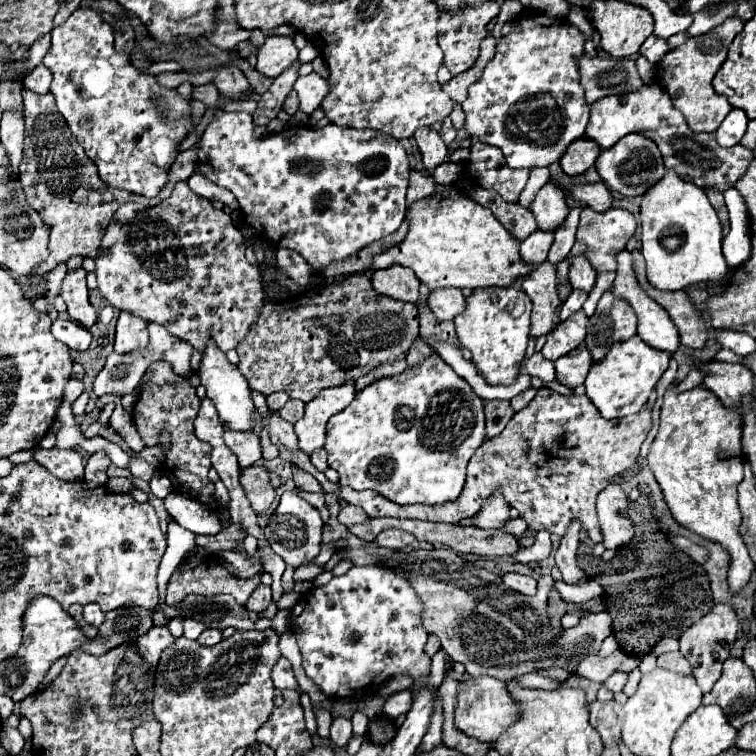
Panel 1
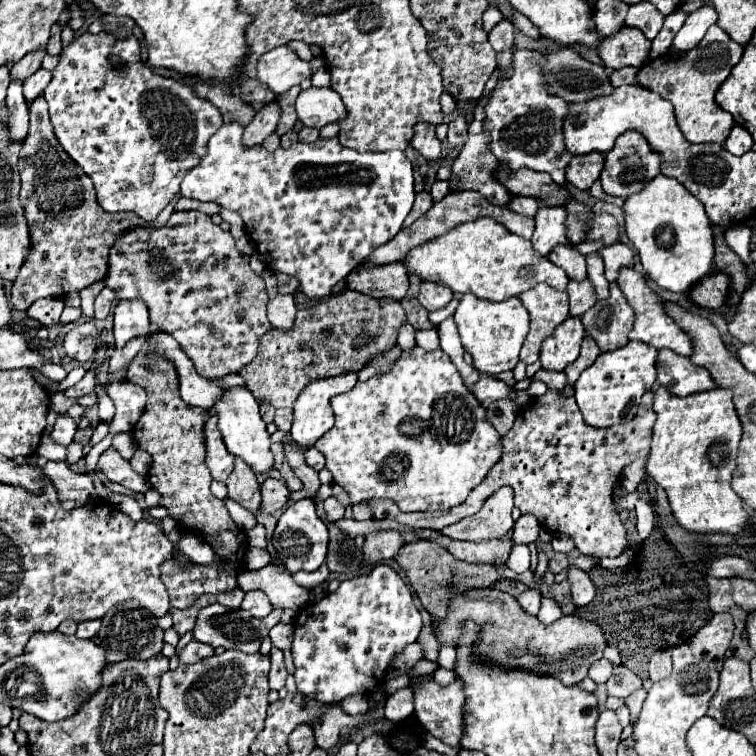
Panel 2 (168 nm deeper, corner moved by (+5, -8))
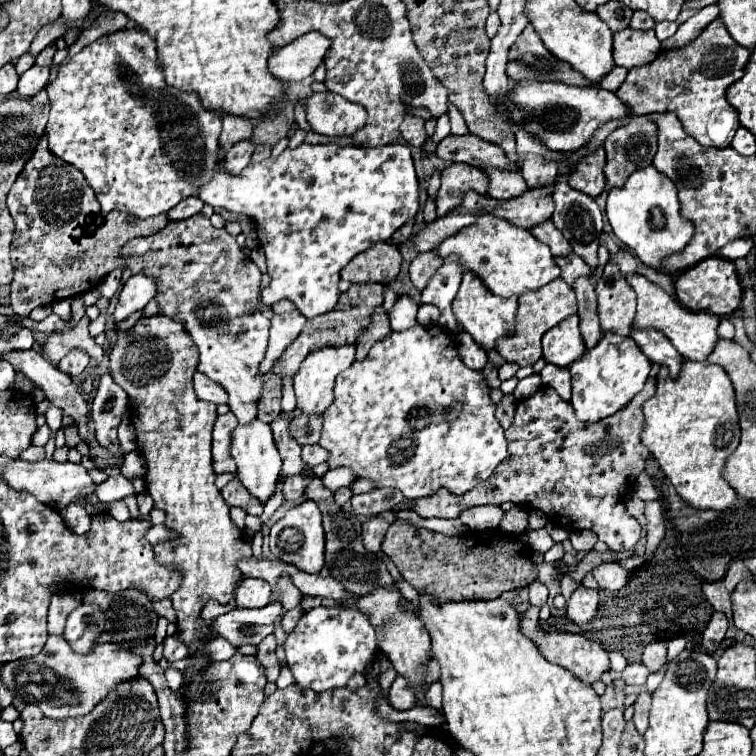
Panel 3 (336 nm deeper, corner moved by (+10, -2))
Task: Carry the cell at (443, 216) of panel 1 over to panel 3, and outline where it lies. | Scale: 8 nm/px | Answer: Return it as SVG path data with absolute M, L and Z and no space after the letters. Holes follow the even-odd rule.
M483 214L473 226L459 230L453 238L445 238L435 252L441 258L459 256L461 270L479 276L485 288L495 296L519 296L527 290L545 286L561 274L549 246L541 244L529 230L517 228L493 214Z

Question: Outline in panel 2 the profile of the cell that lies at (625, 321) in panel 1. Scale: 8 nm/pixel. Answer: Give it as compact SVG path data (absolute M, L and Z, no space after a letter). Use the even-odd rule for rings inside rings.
M616 282L610 284L610 296L606 300L598 300L582 316L582 324L598 342L602 352L608 348L622 348L628 342L628 332L634 324L634 312Z

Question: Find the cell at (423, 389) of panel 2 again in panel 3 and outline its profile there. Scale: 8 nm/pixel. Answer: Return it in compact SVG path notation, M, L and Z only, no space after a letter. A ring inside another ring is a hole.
M437 324L433 326L415 326L411 330L405 332L391 332L391 336L387 336L385 340L377 342L367 358L363 362L353 362L353 366L349 366L345 372L341 372L337 376L335 382L335 400L333 404L323 412L323 430L321 430L321 438L319 438L319 446L323 446L329 452L327 464L329 468L349 468L357 478L367 478L375 484L375 488L381 486L393 486L397 490L403 492L405 498L413 500L413 498L425 498L425 496L433 496L439 488L447 488L451 494L465 494L471 488L475 488L479 482L487 480L495 468L499 466L499 462L505 460L507 456L507 440L503 436L503 428L499 426L497 418L495 418L495 404L489 398L489 386L485 384L481 372L469 370L459 354L457 354L457 342L453 336L449 336L445 330L441 330Z

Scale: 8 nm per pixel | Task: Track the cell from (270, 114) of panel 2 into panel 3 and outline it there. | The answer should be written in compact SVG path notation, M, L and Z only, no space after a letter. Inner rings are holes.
M245 140L245 142L237 142L237 146L231 146L229 152L225 154L225 168L231 174L239 174L251 160L251 154L255 150L253 140Z

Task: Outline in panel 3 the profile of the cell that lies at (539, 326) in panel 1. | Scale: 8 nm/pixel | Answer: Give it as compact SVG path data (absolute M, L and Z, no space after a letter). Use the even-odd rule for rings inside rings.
M561 278L541 286L539 290L529 290L519 296L519 312L517 312L517 324L515 324L515 334L501 338L497 342L497 352L507 360L507 362L517 362L519 366L529 366L535 364L541 358L541 336L551 328L557 326L561 320L577 312L577 302L575 302L575 292L571 286L567 286Z

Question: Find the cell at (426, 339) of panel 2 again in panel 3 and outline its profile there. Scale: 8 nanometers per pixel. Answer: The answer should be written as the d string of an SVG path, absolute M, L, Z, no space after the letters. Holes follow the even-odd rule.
M399 296L397 298L397 304L393 306L393 310L389 312L389 320L391 320L391 328L395 332L401 332L401 330L409 330L413 326L417 326L417 304L409 298L409 296Z

